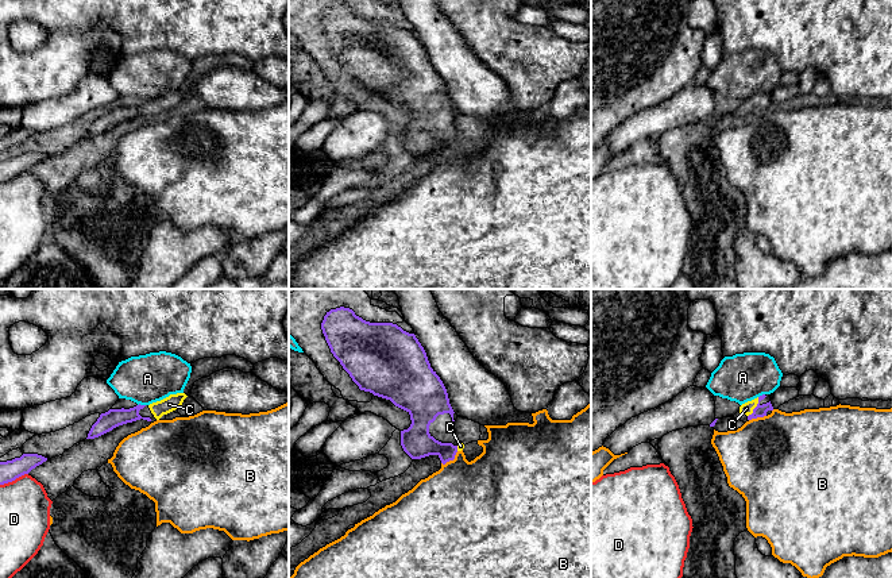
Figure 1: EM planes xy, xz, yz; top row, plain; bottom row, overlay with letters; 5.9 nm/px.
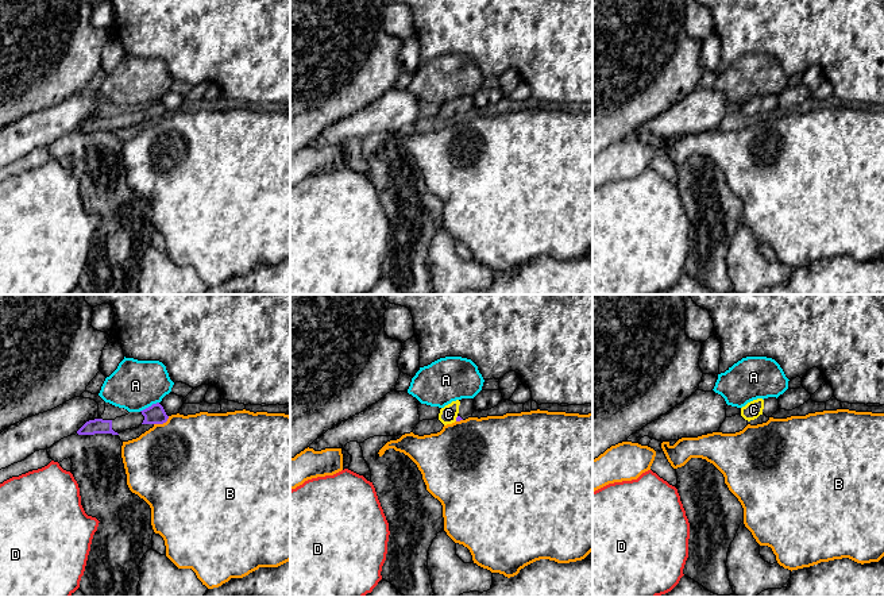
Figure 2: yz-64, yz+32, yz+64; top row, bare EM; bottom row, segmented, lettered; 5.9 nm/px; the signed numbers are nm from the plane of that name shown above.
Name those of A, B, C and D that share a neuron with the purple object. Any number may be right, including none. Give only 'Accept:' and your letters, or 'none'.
Accept: C

